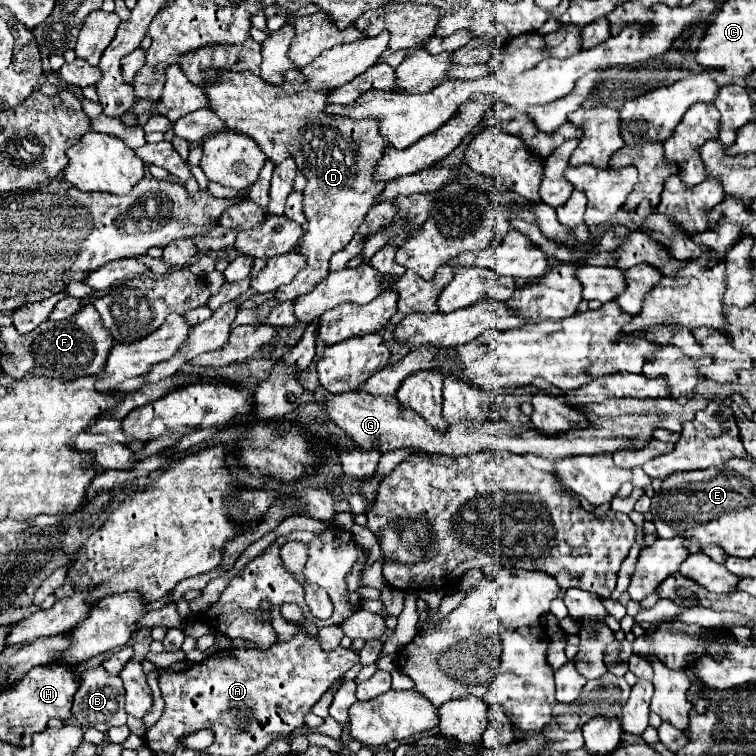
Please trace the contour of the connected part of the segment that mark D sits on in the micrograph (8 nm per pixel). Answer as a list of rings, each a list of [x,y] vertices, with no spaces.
[[[223,72],[223,80],[211,80],[211,86],[203,92],[211,102],[211,110],[227,128],[251,136],[273,164],[293,156],[297,168],[307,178],[303,192],[307,232],[299,242],[299,252],[307,256],[307,268],[297,272],[291,284],[277,288],[275,294],[277,302],[295,300],[329,276],[329,258],[351,242],[367,212],[377,204],[387,182],[377,182],[373,172],[389,144],[385,144],[385,136],[377,132],[373,120],[325,116],[331,90],[291,92],[265,84],[265,80],[251,72]]]

